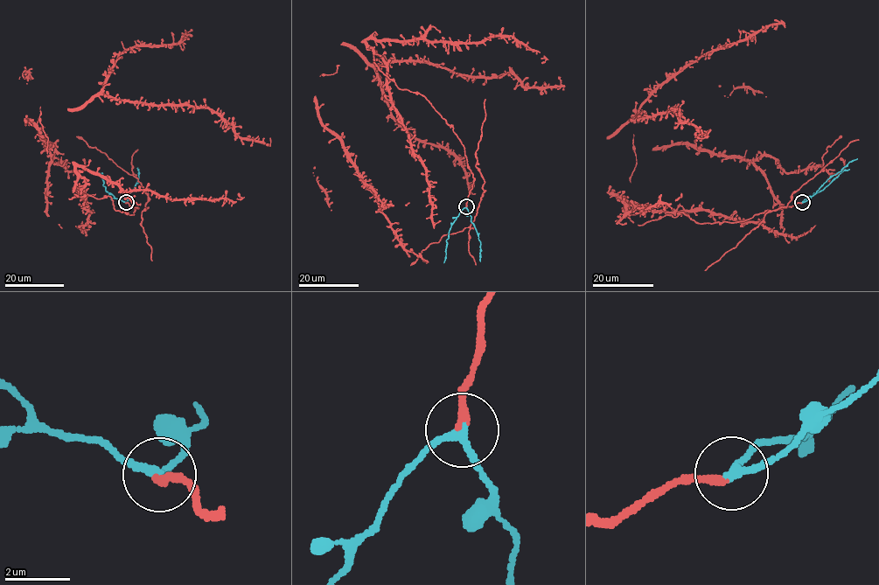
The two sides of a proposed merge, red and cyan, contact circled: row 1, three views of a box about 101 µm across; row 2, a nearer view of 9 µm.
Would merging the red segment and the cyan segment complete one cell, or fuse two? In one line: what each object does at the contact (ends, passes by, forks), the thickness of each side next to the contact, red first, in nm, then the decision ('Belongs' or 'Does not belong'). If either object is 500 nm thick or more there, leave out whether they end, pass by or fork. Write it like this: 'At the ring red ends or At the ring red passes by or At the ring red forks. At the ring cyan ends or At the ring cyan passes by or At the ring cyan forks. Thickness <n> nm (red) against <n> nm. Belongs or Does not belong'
At the ring red ends. At the ring cyan passes by. Thickness 240 nm (red) against 240 nm. Belongs

